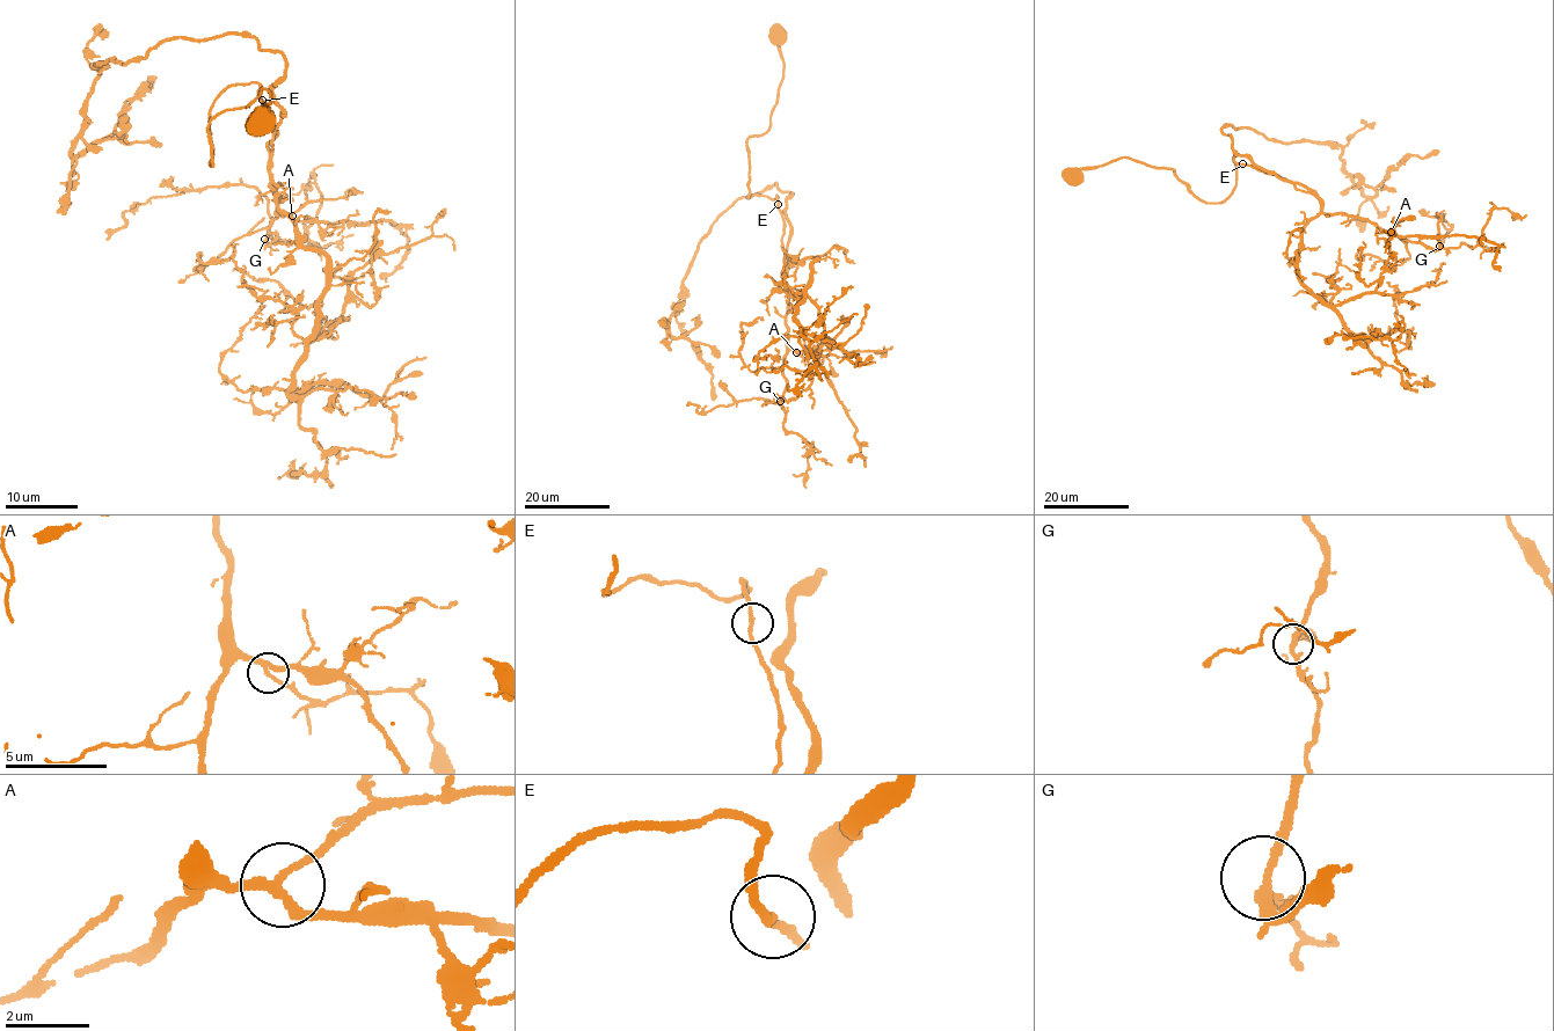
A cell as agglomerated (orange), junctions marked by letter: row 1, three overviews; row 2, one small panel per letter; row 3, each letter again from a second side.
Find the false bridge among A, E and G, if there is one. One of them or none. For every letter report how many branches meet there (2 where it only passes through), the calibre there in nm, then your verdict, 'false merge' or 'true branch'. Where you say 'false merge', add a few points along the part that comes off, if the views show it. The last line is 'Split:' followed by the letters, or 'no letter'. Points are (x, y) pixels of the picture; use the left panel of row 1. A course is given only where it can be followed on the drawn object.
A: branches 3; calibre 200 nm; true branch
E: branches 2; calibre 200 nm; true branch
G: branches 3; calibre 220 nm; true branch
Split: no letter

